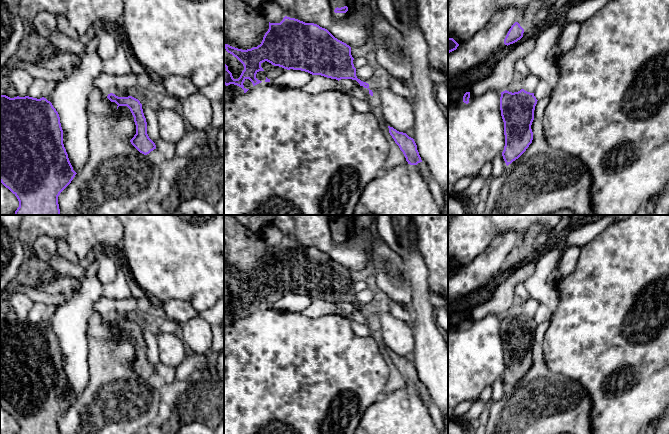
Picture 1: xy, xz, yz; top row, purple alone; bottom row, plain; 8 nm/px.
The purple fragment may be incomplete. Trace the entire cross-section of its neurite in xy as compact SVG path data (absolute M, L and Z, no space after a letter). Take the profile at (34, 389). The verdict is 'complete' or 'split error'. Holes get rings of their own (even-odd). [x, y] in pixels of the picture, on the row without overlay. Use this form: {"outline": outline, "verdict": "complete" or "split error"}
{"outline": "M0 319L0 406L17 421L19 425L17 434L60 434L58 420L71 407L76 398L63 368L63 354L59 338L52 327L44 321L40 323L29 320L10 322Z", "verdict": "complete"}

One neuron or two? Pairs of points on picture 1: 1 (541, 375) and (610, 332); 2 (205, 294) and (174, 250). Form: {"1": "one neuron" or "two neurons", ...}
{"1": "two neurons", "2": "one neuron"}

